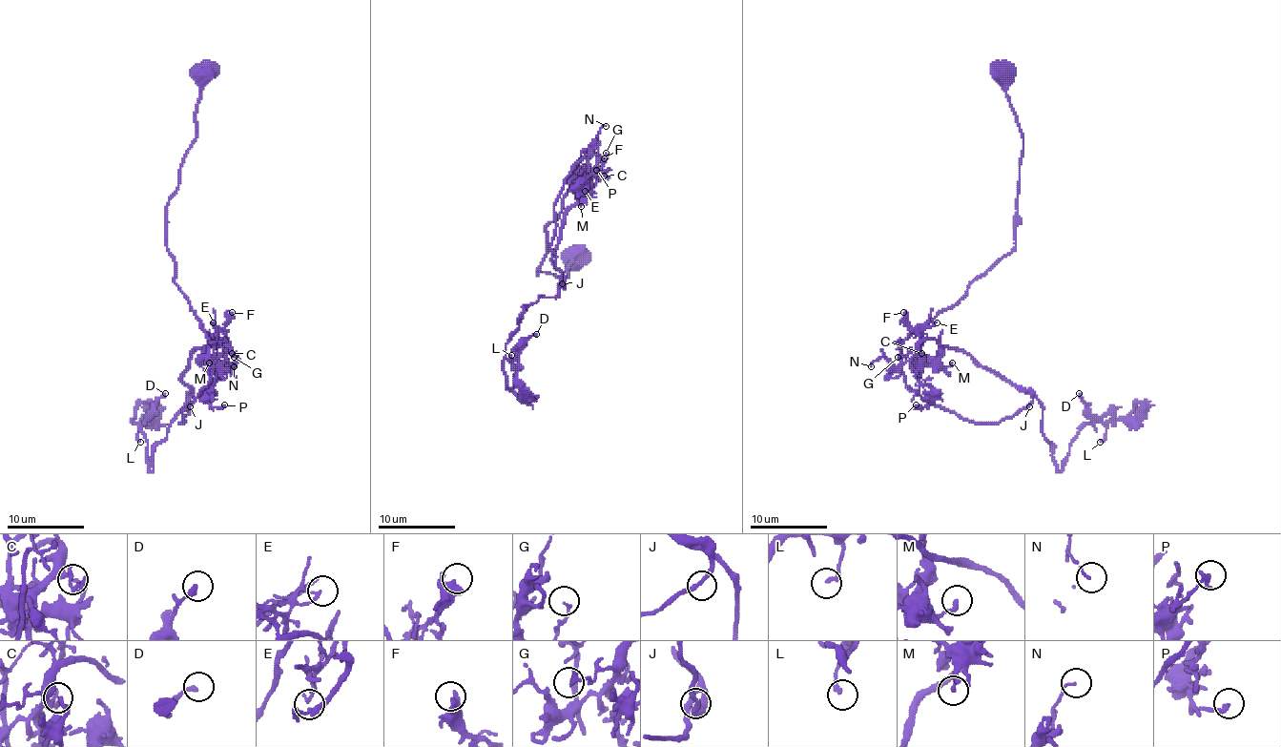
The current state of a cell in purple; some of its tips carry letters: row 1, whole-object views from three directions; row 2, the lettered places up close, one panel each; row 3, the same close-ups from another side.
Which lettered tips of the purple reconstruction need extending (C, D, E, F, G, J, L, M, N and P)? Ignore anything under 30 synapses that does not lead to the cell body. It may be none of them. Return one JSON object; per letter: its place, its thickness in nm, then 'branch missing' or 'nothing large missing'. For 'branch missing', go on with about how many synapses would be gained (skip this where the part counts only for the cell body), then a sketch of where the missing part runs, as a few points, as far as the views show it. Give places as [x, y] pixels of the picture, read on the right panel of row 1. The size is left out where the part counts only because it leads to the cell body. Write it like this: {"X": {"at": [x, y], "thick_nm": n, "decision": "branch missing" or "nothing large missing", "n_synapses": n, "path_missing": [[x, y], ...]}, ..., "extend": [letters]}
{"C": {"at": [921, 353], "thick_nm": 170, "decision": "nothing large missing"}, "D": {"at": [1079, 393], "thick_nm": 240, "decision": "nothing large missing"}, "E": {"at": [937, 322], "thick_nm": 140, "decision": "nothing large missing"}, "F": {"at": [903, 312], "thick_nm": 550, "decision": "nothing large missing"}, "G": {"at": [898, 357], "thick_nm": 160, "decision": "nothing large missing"}, "J": {"at": [1029, 406], "thick_nm": 180, "decision": "nothing large missing"}, "L": {"at": [1100, 442], "thick_nm": 190, "decision": "nothing large missing"}, "M": {"at": [952, 363], "thick_nm": 170, "decision": "nothing large missing"}, "N": {"at": [871, 366], "thick_nm": 100, "decision": "nothing large missing"}, "P": {"at": [916, 404], "thick_nm": 240, "decision": "nothing large missing"}, "extend": []}

